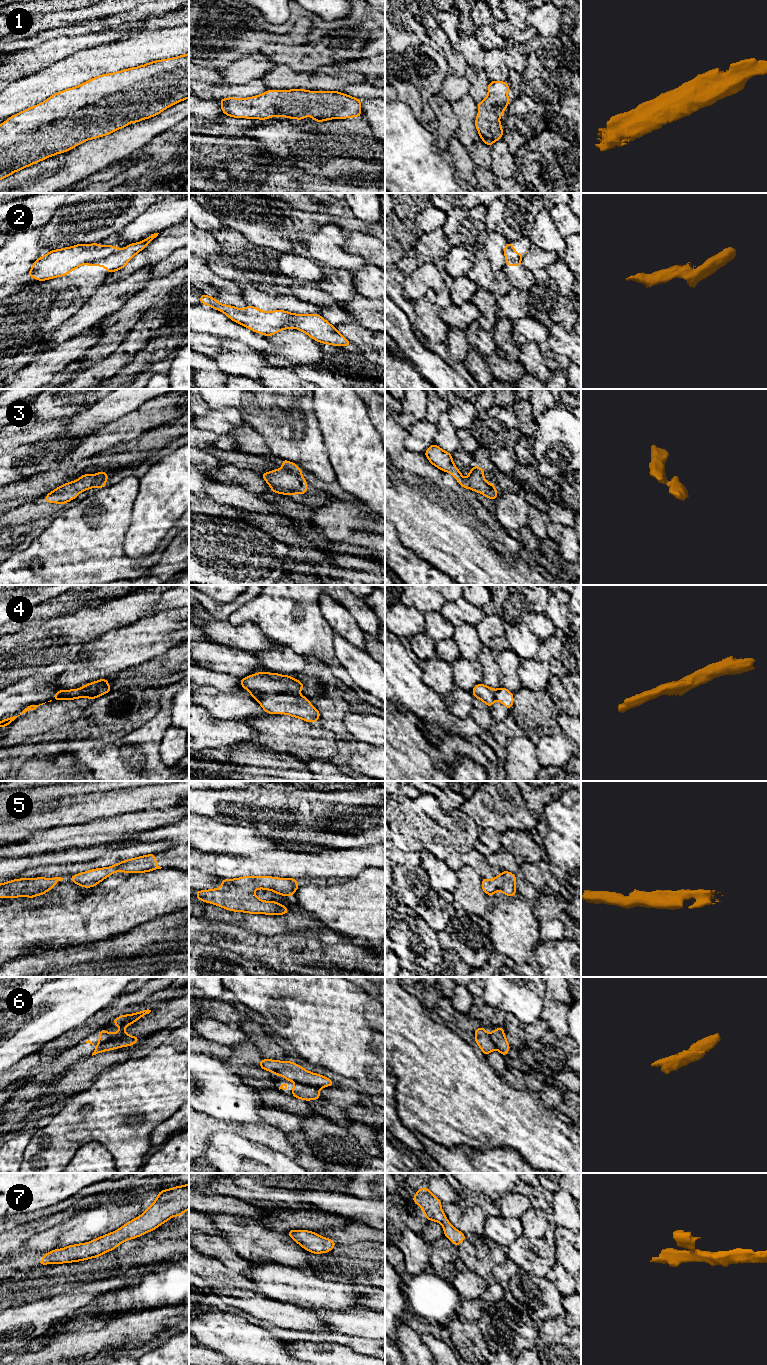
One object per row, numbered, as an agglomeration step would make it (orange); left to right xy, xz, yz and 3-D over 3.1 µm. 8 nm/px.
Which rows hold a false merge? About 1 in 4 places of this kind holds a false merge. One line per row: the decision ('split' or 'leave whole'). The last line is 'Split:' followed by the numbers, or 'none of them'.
1: leave whole
2: split
3: split
4: split
5: leave whole
6: split
7: leave whole
Split: 2, 3, 4, 6

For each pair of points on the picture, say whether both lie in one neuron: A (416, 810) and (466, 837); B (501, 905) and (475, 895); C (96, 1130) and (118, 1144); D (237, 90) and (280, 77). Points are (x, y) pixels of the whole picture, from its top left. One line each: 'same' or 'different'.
A: same
B: different
C: same
D: different

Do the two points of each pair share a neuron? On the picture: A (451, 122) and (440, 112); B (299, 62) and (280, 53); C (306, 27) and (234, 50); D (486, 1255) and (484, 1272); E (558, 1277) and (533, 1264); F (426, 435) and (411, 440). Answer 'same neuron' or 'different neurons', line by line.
A: same neuron
B: same neuron
C: same neuron
D: same neuron
E: different neurons
F: same neuron

